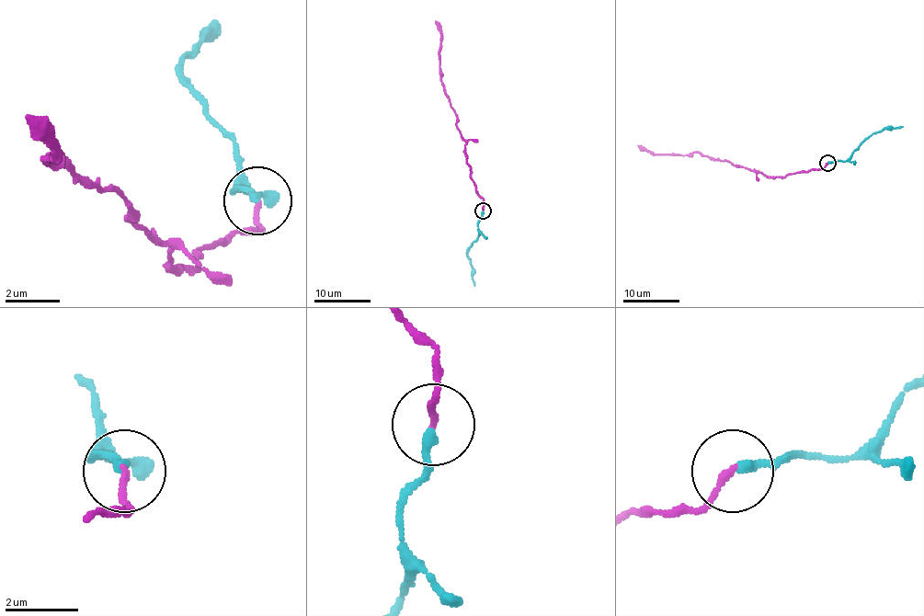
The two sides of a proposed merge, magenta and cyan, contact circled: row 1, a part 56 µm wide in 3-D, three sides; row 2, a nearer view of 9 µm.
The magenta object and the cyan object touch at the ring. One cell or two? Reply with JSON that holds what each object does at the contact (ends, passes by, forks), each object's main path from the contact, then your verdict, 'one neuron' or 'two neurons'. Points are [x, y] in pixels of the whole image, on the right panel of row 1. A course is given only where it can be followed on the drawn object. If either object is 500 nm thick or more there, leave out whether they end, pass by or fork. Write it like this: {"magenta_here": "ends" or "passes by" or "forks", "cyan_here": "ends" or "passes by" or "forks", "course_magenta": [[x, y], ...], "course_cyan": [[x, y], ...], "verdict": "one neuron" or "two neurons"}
{"magenta_here": "ends", "cyan_here": "ends", "course_magenta": [[827, 163], [817, 169], [767, 176], [698, 153], [684, 155], [652, 154], [638, 146]], "course_cyan": [[828, 163], [845, 161], [872, 134], [903, 126]], "verdict": "one neuron"}

